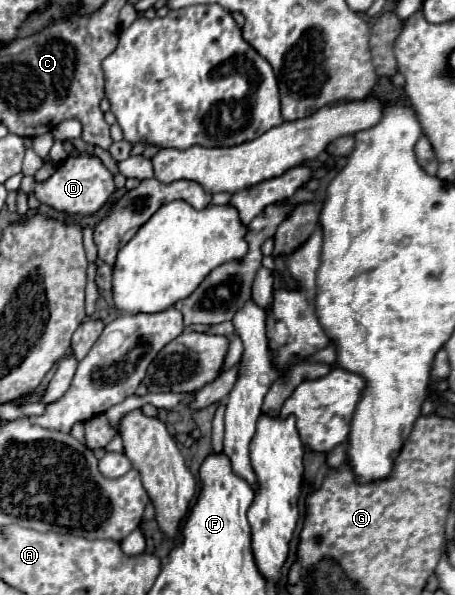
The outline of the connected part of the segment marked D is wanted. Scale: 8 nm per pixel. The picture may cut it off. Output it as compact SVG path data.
M79 154L69 156L65 162L61 162L57 172L47 182L37 184L33 176L24 176L20 190L35 192L39 202L45 202L57 210L65 210L69 214L93 214L107 202L109 194L115 190L115 184L113 174L103 166L103 162L95 154Z

